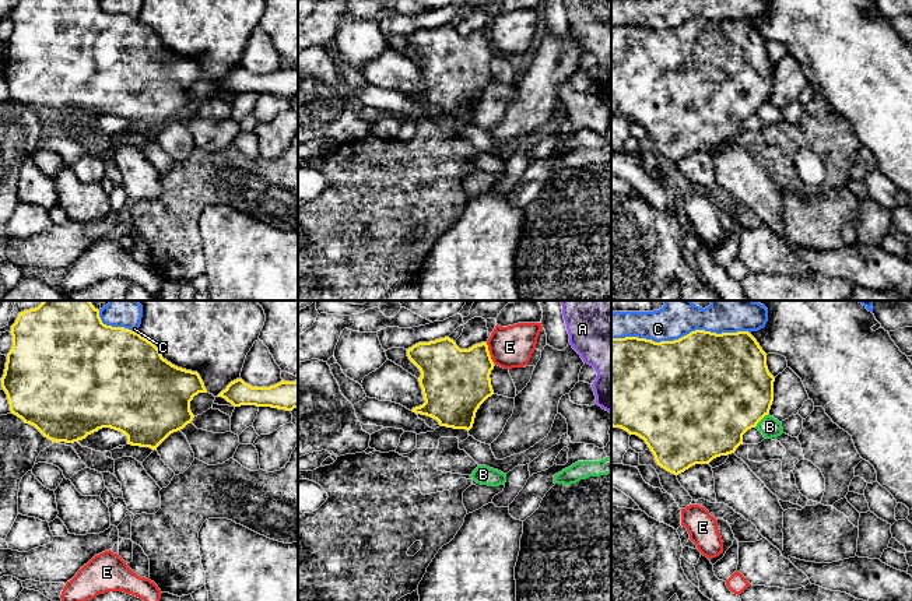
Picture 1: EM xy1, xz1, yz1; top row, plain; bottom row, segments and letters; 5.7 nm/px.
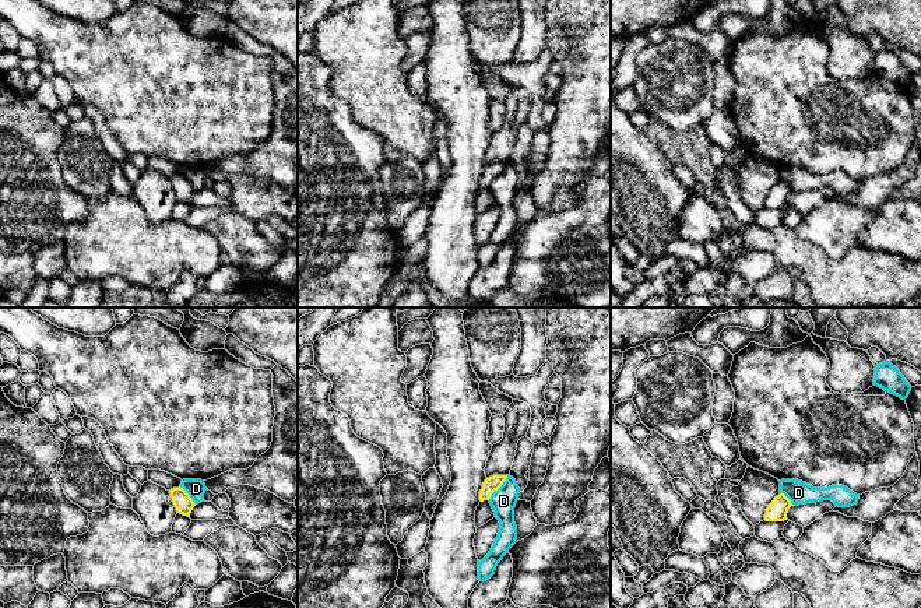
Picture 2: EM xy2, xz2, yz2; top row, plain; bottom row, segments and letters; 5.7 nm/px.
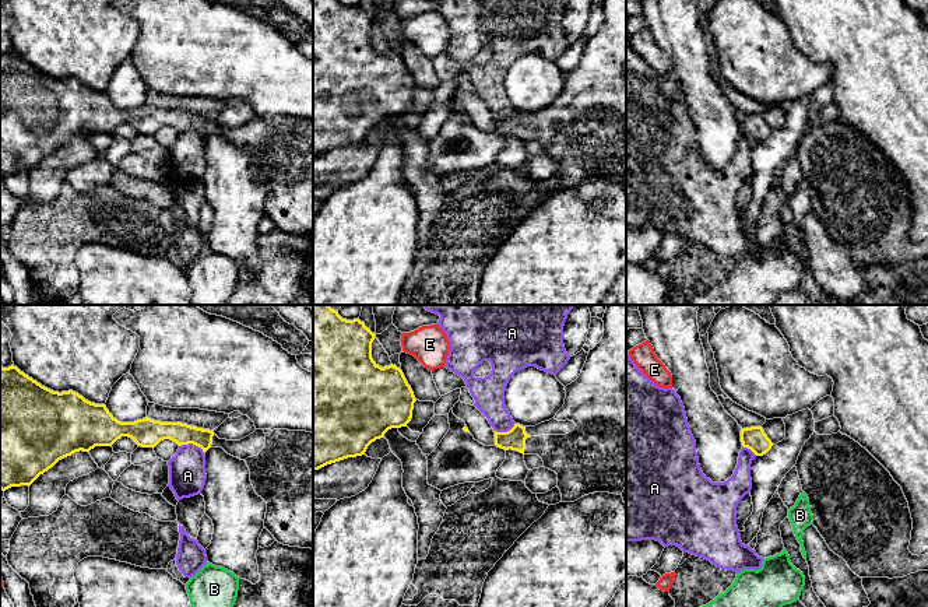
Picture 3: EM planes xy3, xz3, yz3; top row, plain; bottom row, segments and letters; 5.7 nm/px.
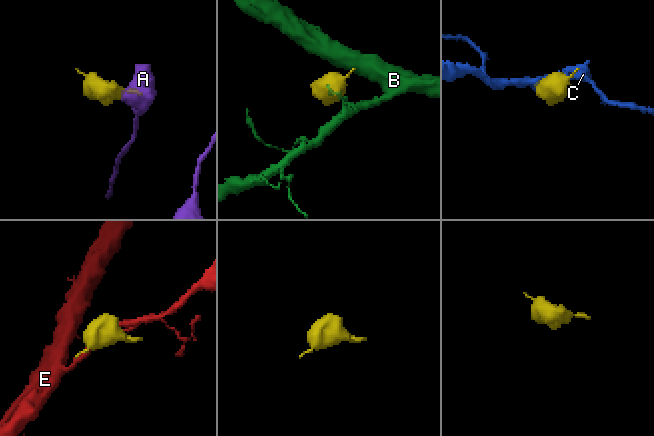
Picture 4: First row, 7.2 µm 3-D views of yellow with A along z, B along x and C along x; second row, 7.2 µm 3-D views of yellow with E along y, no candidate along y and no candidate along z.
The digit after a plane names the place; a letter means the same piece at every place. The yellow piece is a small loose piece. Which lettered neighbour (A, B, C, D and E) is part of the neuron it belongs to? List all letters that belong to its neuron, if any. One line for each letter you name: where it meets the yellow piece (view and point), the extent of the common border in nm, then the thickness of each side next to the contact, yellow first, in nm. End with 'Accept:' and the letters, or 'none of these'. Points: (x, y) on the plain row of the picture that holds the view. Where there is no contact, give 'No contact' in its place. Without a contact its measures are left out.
Accept: none of these

